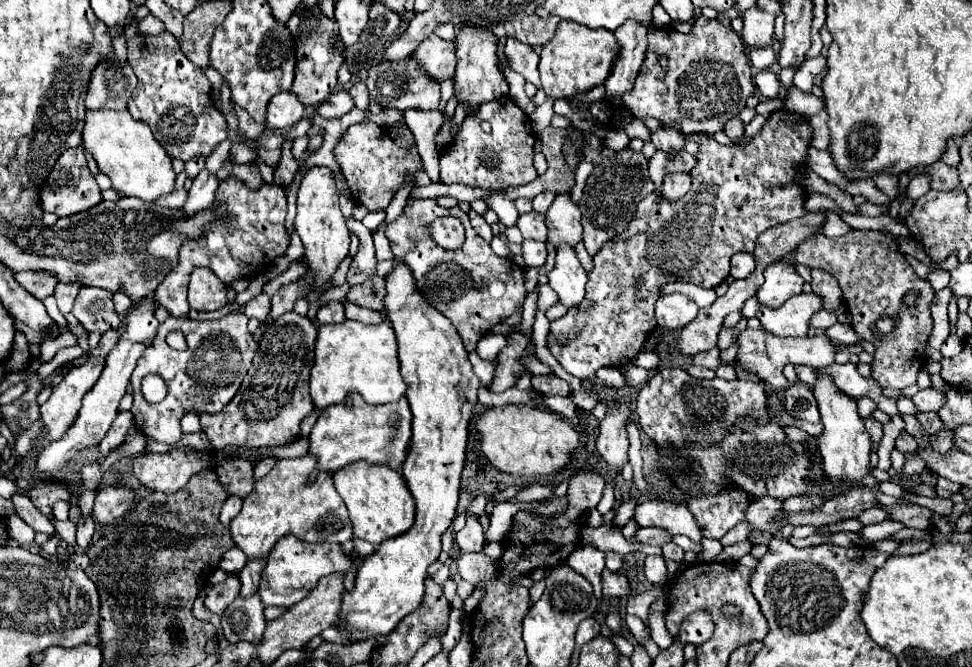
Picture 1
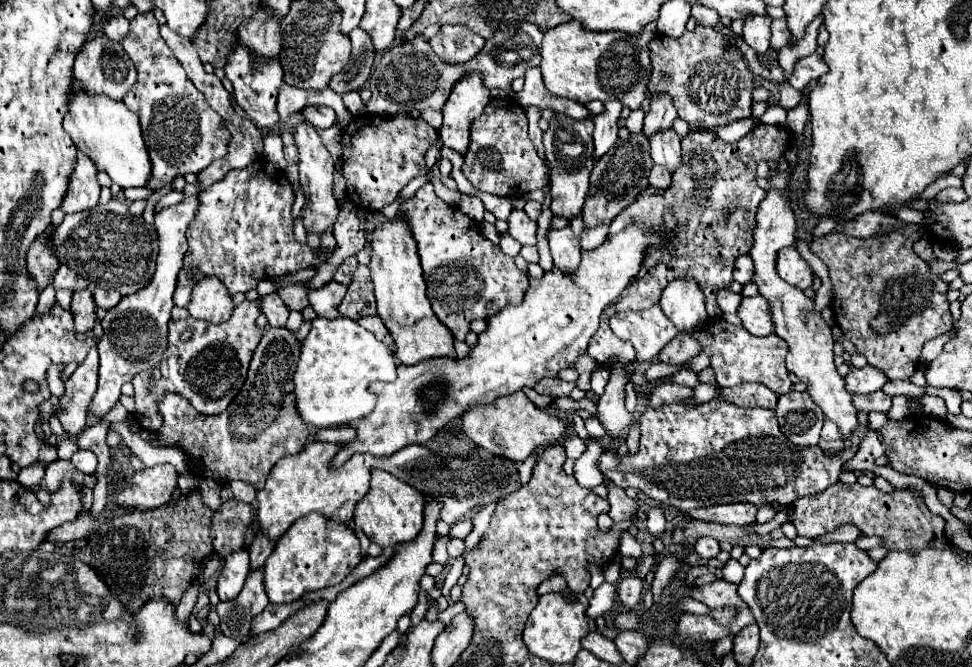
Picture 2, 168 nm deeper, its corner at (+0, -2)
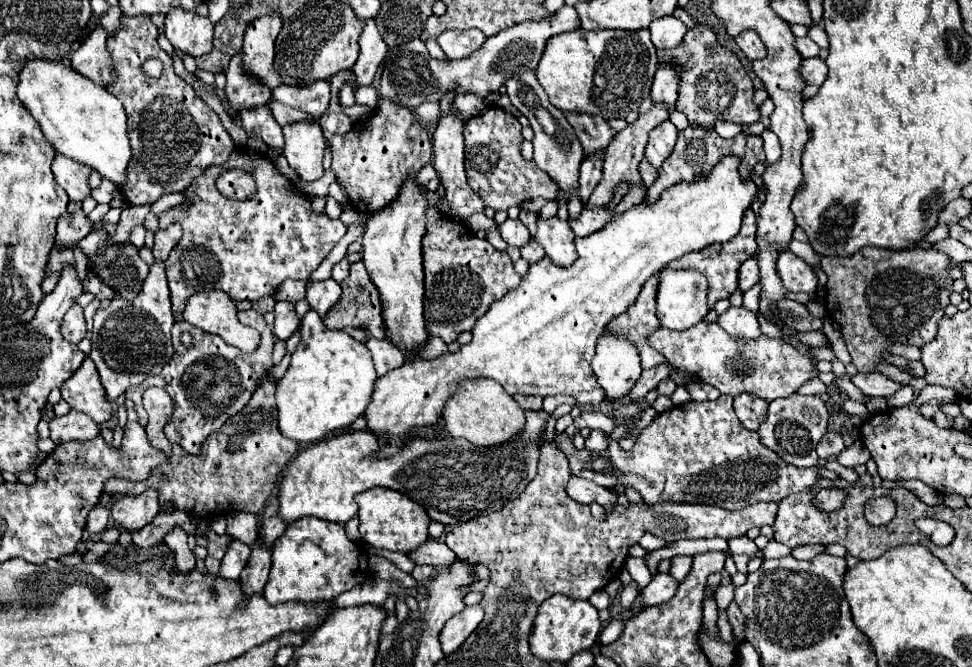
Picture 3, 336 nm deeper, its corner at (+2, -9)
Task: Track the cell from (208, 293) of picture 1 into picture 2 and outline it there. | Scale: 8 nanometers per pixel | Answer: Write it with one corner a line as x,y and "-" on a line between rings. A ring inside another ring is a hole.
203,277
193,287
187,311
195,319
205,319
211,323
223,323
233,313
233,301
227,287
217,277

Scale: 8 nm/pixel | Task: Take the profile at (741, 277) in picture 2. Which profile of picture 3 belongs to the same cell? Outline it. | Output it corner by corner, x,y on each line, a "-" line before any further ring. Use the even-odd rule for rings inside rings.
753,256
753,258
745,260
739,268
739,288
745,292
757,282
759,282
759,266
755,264
755,256

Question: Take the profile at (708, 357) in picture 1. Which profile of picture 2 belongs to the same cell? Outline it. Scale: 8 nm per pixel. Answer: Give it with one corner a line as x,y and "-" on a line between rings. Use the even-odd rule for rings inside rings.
656,362
649,366
645,376
649,381
654,381
664,377
670,377
683,369
687,369
685,364
670,365
662,362

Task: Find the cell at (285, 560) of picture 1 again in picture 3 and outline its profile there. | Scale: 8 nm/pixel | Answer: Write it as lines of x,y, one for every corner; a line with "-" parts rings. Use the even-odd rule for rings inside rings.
303,516
295,524
289,524
283,536
273,544
273,566
269,574
269,582
263,590
263,596
269,604
283,604
283,602
315,602
315,600
331,600
337,598
341,592
361,586
369,580
369,564
367,554
345,536
343,524
333,524
327,520
315,520
313,516

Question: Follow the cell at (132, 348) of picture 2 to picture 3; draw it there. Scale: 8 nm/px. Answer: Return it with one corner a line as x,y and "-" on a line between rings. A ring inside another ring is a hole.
155,260
149,270
149,276
143,284
141,294
123,306
121,298
111,300
111,304
103,310
95,312
95,324
91,332
91,354
89,358
95,362
101,382
107,392
107,400
115,400
121,396
131,384
141,384
147,376
155,376
161,368
171,360
173,346
171,346
171,300
169,288
165,278
165,266

